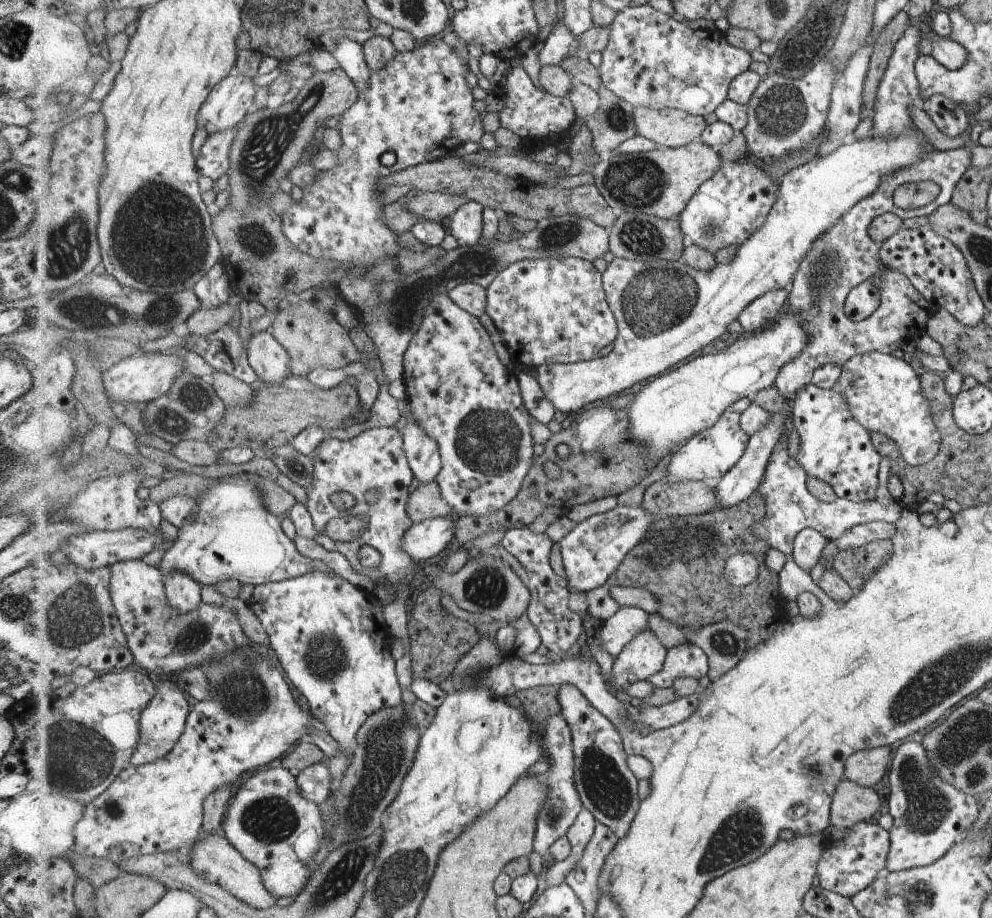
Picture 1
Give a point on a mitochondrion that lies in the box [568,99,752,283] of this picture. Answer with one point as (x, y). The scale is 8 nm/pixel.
(639, 181)

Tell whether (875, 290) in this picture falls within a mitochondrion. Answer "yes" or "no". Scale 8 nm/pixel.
no

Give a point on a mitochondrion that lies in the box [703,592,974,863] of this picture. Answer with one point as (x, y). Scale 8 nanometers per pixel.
(926, 802)

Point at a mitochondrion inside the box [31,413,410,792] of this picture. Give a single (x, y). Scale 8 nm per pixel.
(78, 616)

